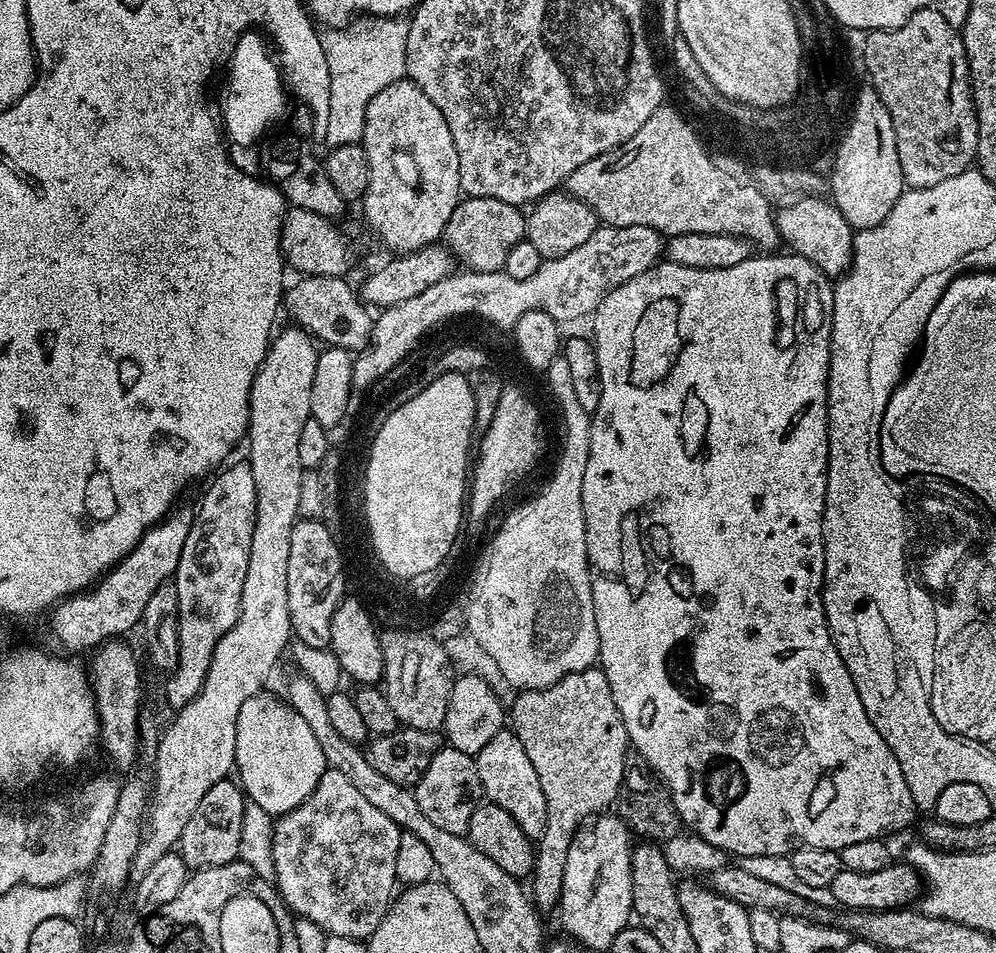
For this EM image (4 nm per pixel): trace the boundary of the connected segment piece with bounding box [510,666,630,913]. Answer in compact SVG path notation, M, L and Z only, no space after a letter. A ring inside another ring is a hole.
M599 666L581 672L570 672L548 688L526 688L515 693L510 704L510 728L518 742L524 744L526 755L542 782L542 794L546 794L546 830L534 848L534 863L530 873L530 900L541 913L557 907L562 894L562 882L566 870L566 858L578 833L586 822L607 813L620 795L620 784L624 780L626 761L629 759L630 741L628 731L620 717L610 682L604 669Z

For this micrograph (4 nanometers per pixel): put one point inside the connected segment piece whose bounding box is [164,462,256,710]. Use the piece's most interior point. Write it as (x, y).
(209, 578)

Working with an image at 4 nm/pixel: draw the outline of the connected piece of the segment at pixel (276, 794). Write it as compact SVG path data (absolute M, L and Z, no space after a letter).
M267 691L254 694L240 706L237 713L235 734L235 771L243 793L254 803L266 811L271 817L279 817L298 807L314 790L320 781L327 764L322 750L315 741L310 726L293 708Z

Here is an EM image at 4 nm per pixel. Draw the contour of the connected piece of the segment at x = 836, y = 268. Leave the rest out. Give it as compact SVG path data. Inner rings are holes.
M804 194L793 204L775 213L776 228L780 231L781 241L789 244L791 251L797 256L806 258L818 270L822 270L829 278L839 278L847 273L852 264L852 238L854 229L842 218L840 211L831 199L822 198L820 194Z

